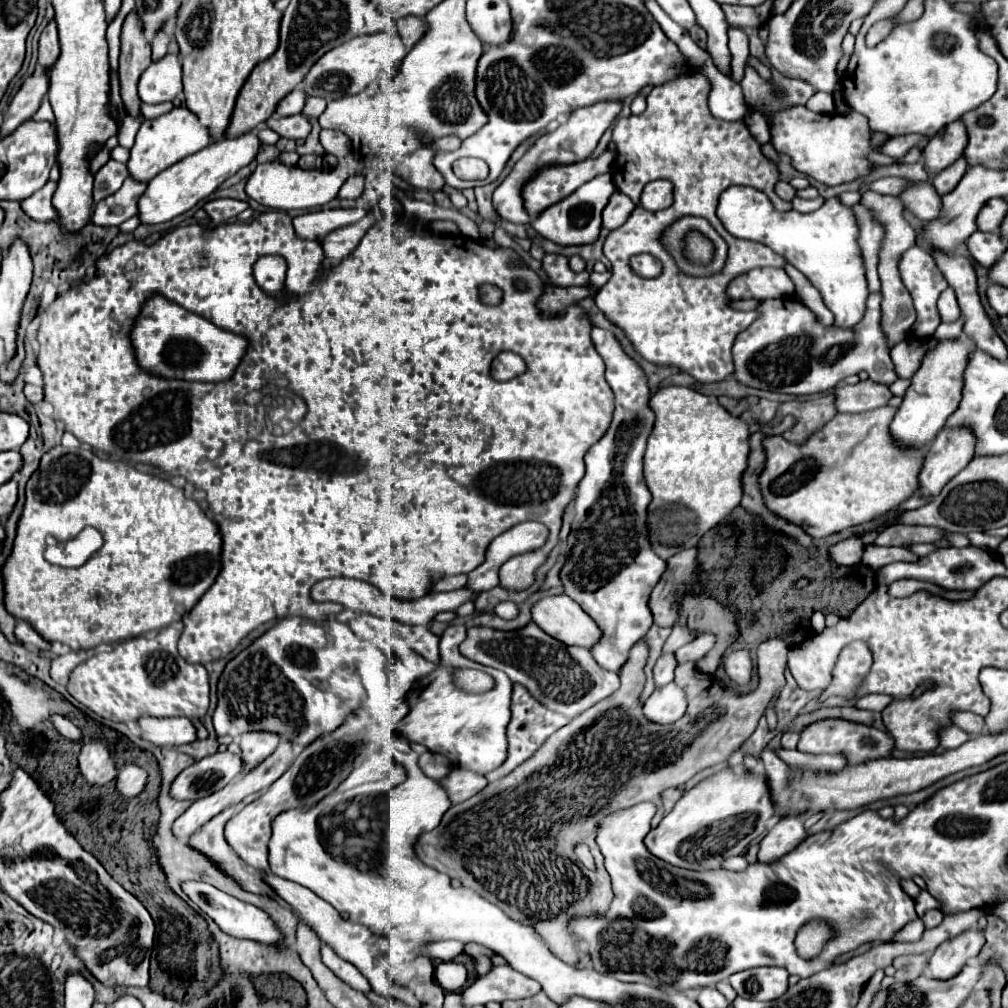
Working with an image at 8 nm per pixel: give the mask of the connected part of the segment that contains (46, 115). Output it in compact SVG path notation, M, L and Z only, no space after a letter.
M42 99L40 109L34 113L34 119L38 119L38 121L54 121L54 111L52 111L48 99Z

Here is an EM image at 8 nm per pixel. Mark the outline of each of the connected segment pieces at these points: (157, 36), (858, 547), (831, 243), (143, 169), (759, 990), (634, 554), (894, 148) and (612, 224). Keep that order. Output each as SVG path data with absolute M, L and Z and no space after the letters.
M163 29L154 33L150 41L152 50L152 61L161 59L170 50L171 41L172 39L165 35Z
M848 537L846 541L832 545L828 553L830 553L830 561L834 561L836 565L854 567L862 559L862 549L864 549L864 543L860 537Z
M728 187L718 201L718 219L734 237L766 243L772 251L804 273L820 291L824 305L834 313L834 327L852 329L860 323L868 289L864 263L856 243L856 221L850 207L840 205L840 201L832 197L812 213L800 213L796 209L778 213L762 191L756 191L754 187Z
M174 107L172 111L160 117L142 121L142 127L138 129L138 135L136 135L136 143L130 149L130 159L126 167L130 171L130 177L134 177L136 181L150 181L160 171L184 159L186 155L192 155L204 149L206 145L210 145L210 141L212 141L210 131L200 123L198 115L194 115L186 107Z
M754 967L730 977L730 985L744 999L772 1001L786 993L788 971L782 967Z
M592 329L592 341L598 355L604 359L606 365L606 381L614 391L614 419L606 435L598 441L598 445L590 447L586 453L586 475L578 485L576 495L576 515L572 521L572 531L568 535L568 543L576 543L570 547L566 555L566 563L560 571L562 587L568 597L572 597L596 623L600 629L600 639L590 647L592 657L598 661L600 667L610 671L620 671L622 663L630 647L646 635L650 629L650 609L648 609L648 595L658 583L660 575L666 569L666 561L658 559L654 551L650 551L650 543L646 539L646 507L650 503L650 491L646 489L644 475L642 475L642 457L646 451L646 439L654 425L654 413L648 407L650 389L642 369L622 351L618 341L610 331Z
M904 135L904 137L892 137L890 141L884 143L884 147L880 149L880 153L896 157L896 155L906 155L906 151L914 145L924 147L928 143L928 137L924 135Z
M614 191L610 201L608 201L608 205L606 205L606 209L604 209L604 215L602 215L604 221L602 221L602 225L606 229L610 229L610 231L618 229L618 227L622 227L628 221L632 211L634 211L632 199L622 195L620 191Z

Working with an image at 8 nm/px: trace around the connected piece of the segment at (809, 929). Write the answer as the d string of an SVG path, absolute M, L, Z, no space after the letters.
M808 923L802 927L796 939L798 953L804 957L814 957L818 951L822 951L822 939L828 939L830 931L826 931L826 923Z

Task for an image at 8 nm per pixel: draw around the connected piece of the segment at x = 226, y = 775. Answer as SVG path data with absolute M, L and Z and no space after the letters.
M218 751L184 769L172 783L174 799L196 801L234 783L242 775L242 759L230 751Z

